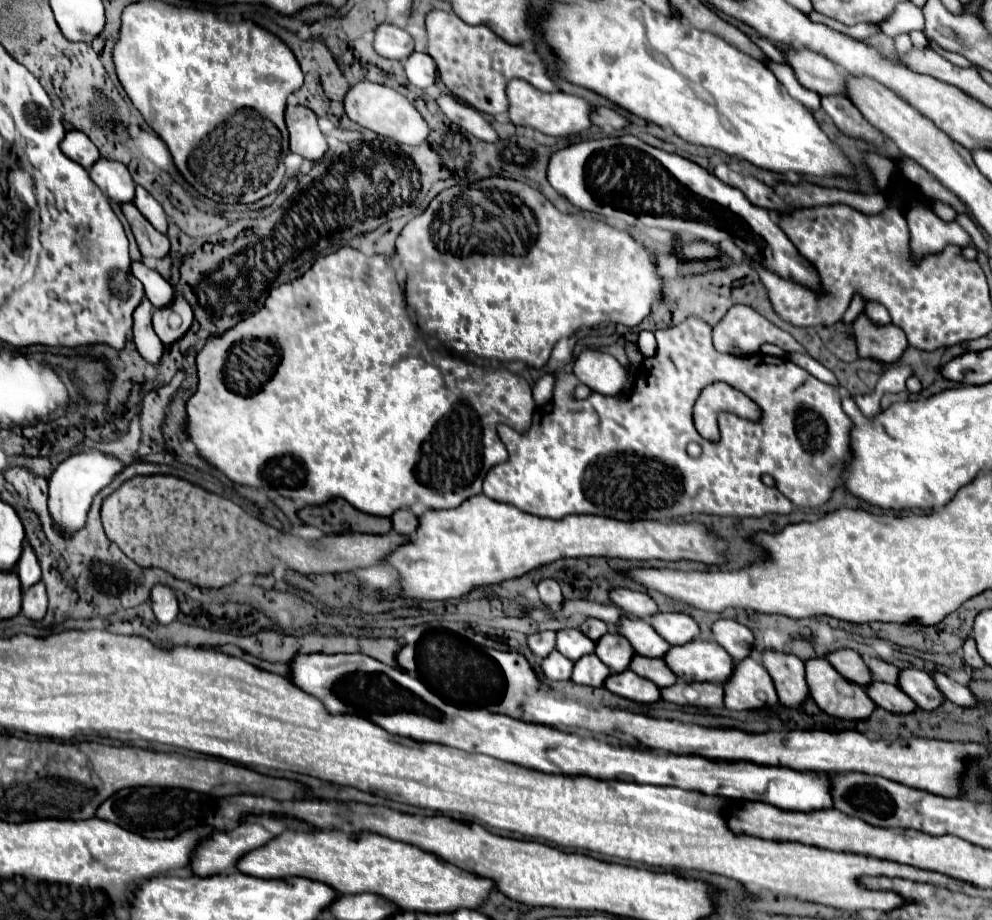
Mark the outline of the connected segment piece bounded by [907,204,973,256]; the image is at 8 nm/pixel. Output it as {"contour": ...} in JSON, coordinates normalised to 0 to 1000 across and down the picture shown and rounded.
{"contour":[[[920,222],[914,228],[914,241],[918,250],[918,270],[926,278],[949,274],[955,265],[965,265],[969,270],[981,265],[979,257],[965,241],[951,241],[928,222]]]}

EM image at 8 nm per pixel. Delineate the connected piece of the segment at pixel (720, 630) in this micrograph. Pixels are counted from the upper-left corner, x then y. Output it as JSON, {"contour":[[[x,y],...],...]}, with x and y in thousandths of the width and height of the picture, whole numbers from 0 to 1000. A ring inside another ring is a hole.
{"contour":[[[727,672],[719,678],[719,689],[721,689],[721,696],[735,709],[735,713],[741,720],[745,720],[757,711],[761,691],[753,680],[745,678],[741,674]]]}

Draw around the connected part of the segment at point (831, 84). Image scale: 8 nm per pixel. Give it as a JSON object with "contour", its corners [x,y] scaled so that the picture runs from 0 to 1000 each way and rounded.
{"contour":[[[797,52],[789,54],[793,72],[801,78],[807,93],[834,104],[834,102],[850,102],[852,85],[844,80],[842,70],[816,52]]]}

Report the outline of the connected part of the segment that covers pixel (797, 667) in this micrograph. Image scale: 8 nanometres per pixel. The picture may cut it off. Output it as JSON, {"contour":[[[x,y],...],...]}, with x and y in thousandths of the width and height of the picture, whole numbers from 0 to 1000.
{"contour":[[[781,707],[769,709],[769,724],[779,737],[785,763],[793,770],[803,770],[811,763],[816,748],[811,741],[811,722],[799,711],[785,711]]]}

